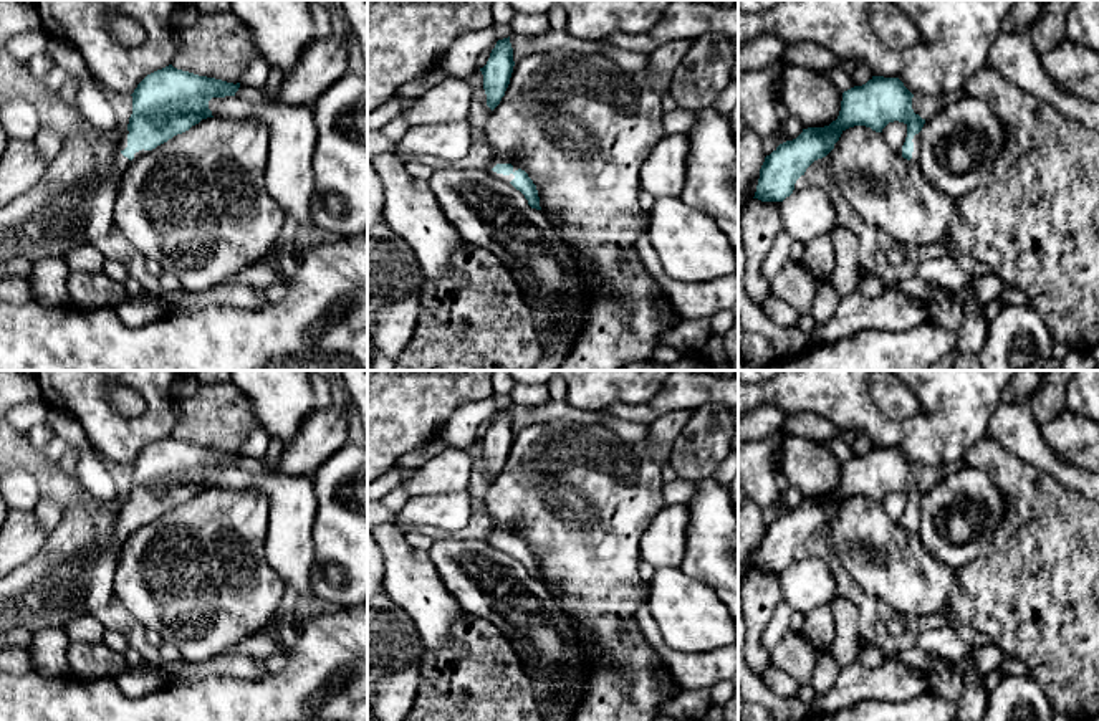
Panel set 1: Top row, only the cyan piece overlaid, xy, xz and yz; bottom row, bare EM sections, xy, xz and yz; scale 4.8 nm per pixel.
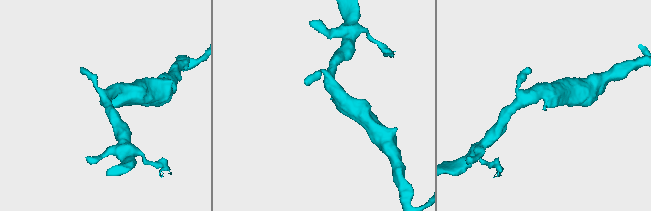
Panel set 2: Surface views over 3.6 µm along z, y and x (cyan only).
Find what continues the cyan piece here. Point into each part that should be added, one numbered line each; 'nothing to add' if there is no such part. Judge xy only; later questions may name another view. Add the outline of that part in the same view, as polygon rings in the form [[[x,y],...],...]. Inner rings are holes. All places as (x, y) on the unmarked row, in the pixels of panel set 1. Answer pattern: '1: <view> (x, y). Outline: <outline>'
1: xy (123, 533). Outline: [[[127,498],[124,499],[124,503],[121,504],[119,511],[118,511],[118,526],[116,526],[116,541],[124,544],[124,541],[139,528],[146,526],[149,521],[139,521],[134,524],[134,529],[129,531],[127,528],[124,528],[121,523],[127,518]]]

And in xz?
1: xz (492, 533). Outline: [[[492,529],[492,531],[488,532],[488,536],[487,536],[485,541],[487,541],[492,547],[510,554],[510,552],[515,549],[515,546],[513,546],[513,544],[503,546],[503,544],[493,542],[492,539],[493,539],[497,534],[506,534],[506,532],[505,532],[505,531],[498,531],[498,529]]]

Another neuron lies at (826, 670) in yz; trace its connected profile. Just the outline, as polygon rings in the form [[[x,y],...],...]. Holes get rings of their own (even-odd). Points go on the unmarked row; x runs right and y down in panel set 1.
[[[823,652],[811,678],[816,695],[826,695],[836,683],[841,666],[829,652]]]

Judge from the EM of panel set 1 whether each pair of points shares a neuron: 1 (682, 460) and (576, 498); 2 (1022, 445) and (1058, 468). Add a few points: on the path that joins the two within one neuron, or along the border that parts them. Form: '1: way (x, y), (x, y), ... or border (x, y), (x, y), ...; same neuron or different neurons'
1: border (684, 424), (667, 460); different neurons
2: way (1030, 447), (1050, 463); same neuron

